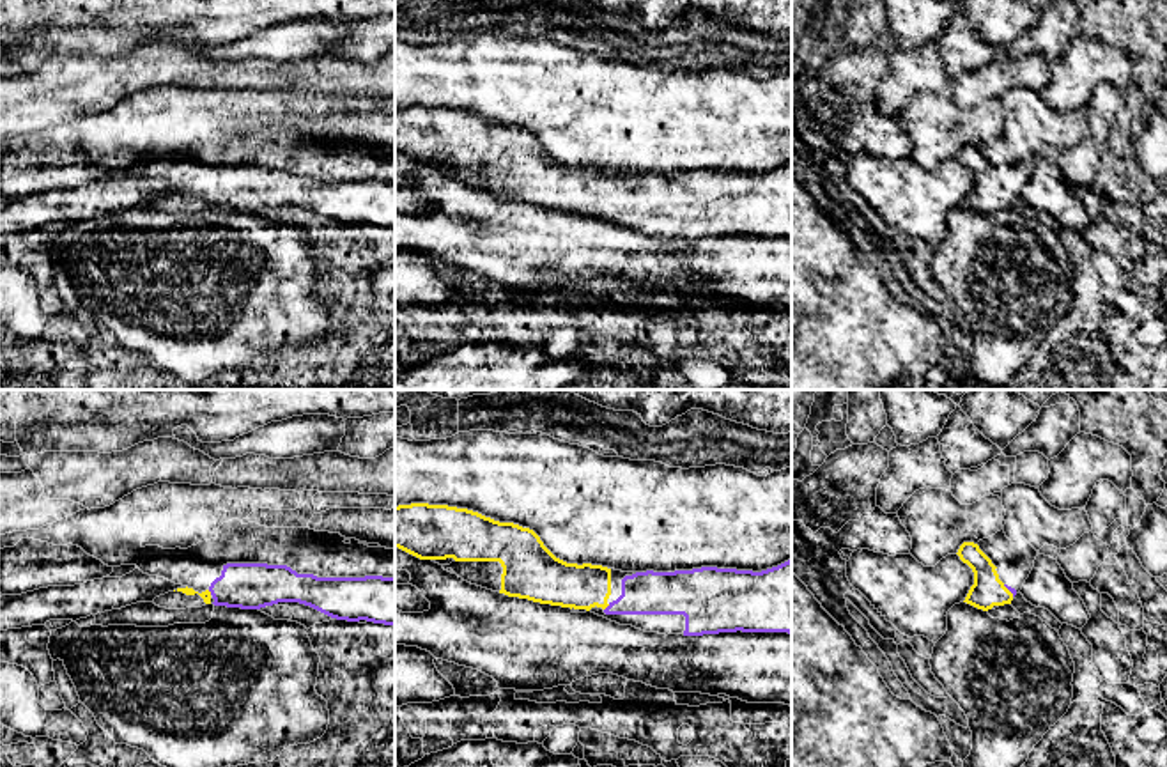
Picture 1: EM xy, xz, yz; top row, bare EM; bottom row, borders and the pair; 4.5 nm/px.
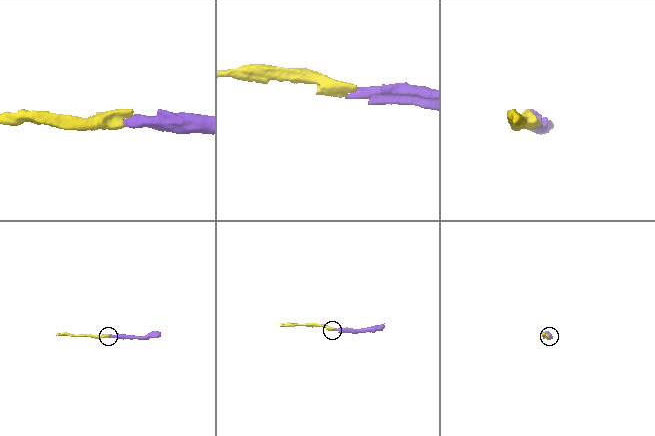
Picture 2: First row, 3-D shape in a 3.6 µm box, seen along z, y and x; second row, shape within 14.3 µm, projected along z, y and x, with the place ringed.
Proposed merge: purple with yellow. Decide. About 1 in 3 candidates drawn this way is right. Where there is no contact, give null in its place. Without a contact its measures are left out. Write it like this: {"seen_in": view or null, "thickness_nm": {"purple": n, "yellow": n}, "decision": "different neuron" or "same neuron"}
{"seen_in": "xz", "thickness_nm": {"purple": 190, "yellow": 200}, "decision": "same neuron"}

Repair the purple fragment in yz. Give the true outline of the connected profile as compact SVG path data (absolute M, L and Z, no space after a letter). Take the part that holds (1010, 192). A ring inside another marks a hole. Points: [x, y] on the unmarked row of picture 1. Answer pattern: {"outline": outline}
{"outline": "M963 145L956 158L974 175L974 188L963 205L983 214L988 214L993 209L1011 207L1016 193L999 182L997 170L978 147Z"}

